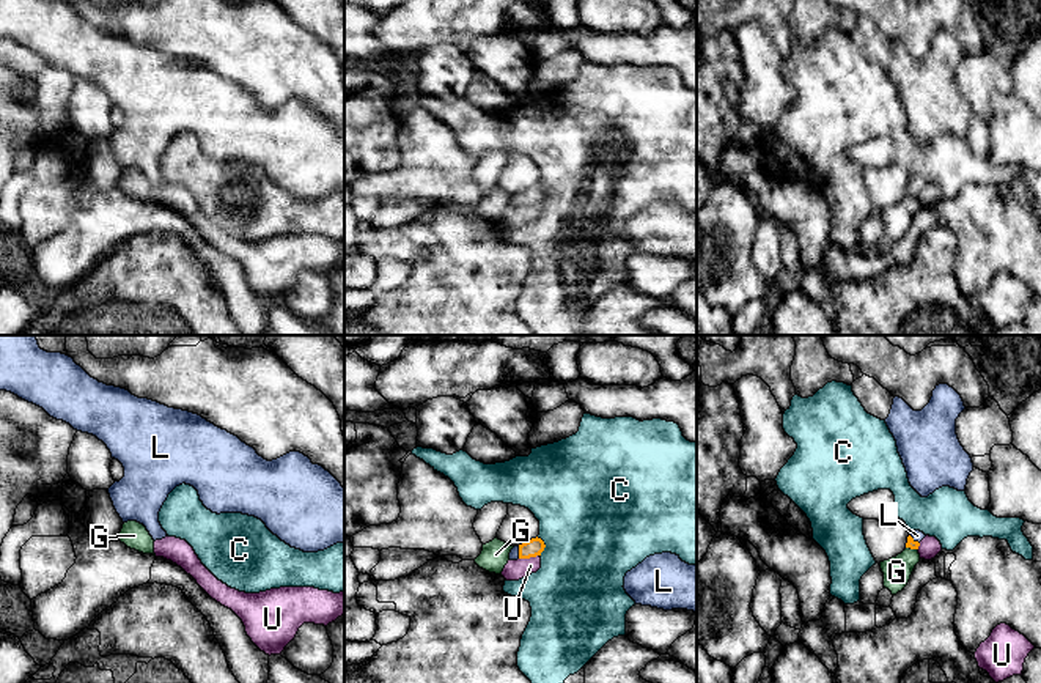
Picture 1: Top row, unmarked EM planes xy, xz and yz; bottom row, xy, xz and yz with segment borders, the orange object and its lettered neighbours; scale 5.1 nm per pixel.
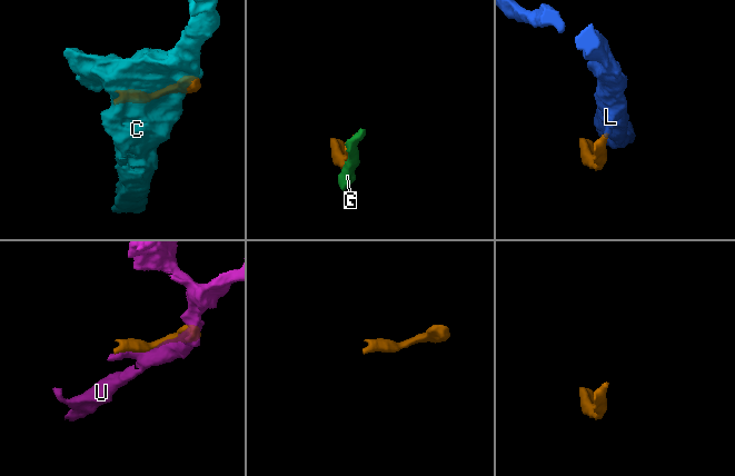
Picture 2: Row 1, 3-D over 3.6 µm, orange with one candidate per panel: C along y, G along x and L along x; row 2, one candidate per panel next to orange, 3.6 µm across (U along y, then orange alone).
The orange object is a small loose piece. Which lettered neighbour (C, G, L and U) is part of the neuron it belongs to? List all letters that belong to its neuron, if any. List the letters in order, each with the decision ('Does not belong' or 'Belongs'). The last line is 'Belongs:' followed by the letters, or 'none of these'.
C: Does not belong
G: Does not belong
L: Belongs
U: Does not belong
Belongs: L

